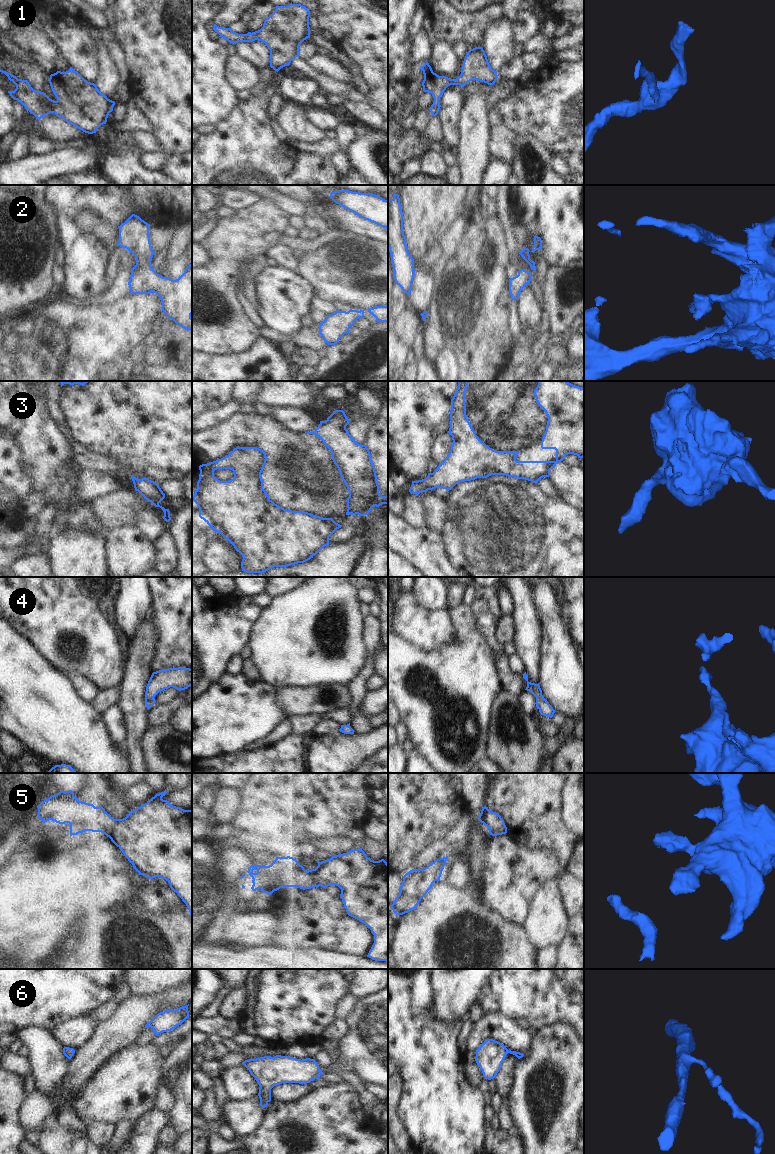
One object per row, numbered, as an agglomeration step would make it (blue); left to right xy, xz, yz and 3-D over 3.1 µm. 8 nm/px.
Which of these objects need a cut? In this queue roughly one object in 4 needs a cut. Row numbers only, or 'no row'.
no row

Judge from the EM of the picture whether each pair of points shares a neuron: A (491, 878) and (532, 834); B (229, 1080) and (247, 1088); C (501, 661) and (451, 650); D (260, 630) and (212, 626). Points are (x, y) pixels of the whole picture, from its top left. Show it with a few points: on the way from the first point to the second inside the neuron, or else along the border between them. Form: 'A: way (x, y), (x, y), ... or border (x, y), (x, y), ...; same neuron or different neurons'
A: border (506, 833), (528, 847), (544, 847), (546, 849); different neurons
B: way (233, 1080), (243, 1085); same neuron
C: border (492, 650), (493, 663), (501, 681); different neurons
D: border (262, 609), (252, 626), (247, 643); different neurons

